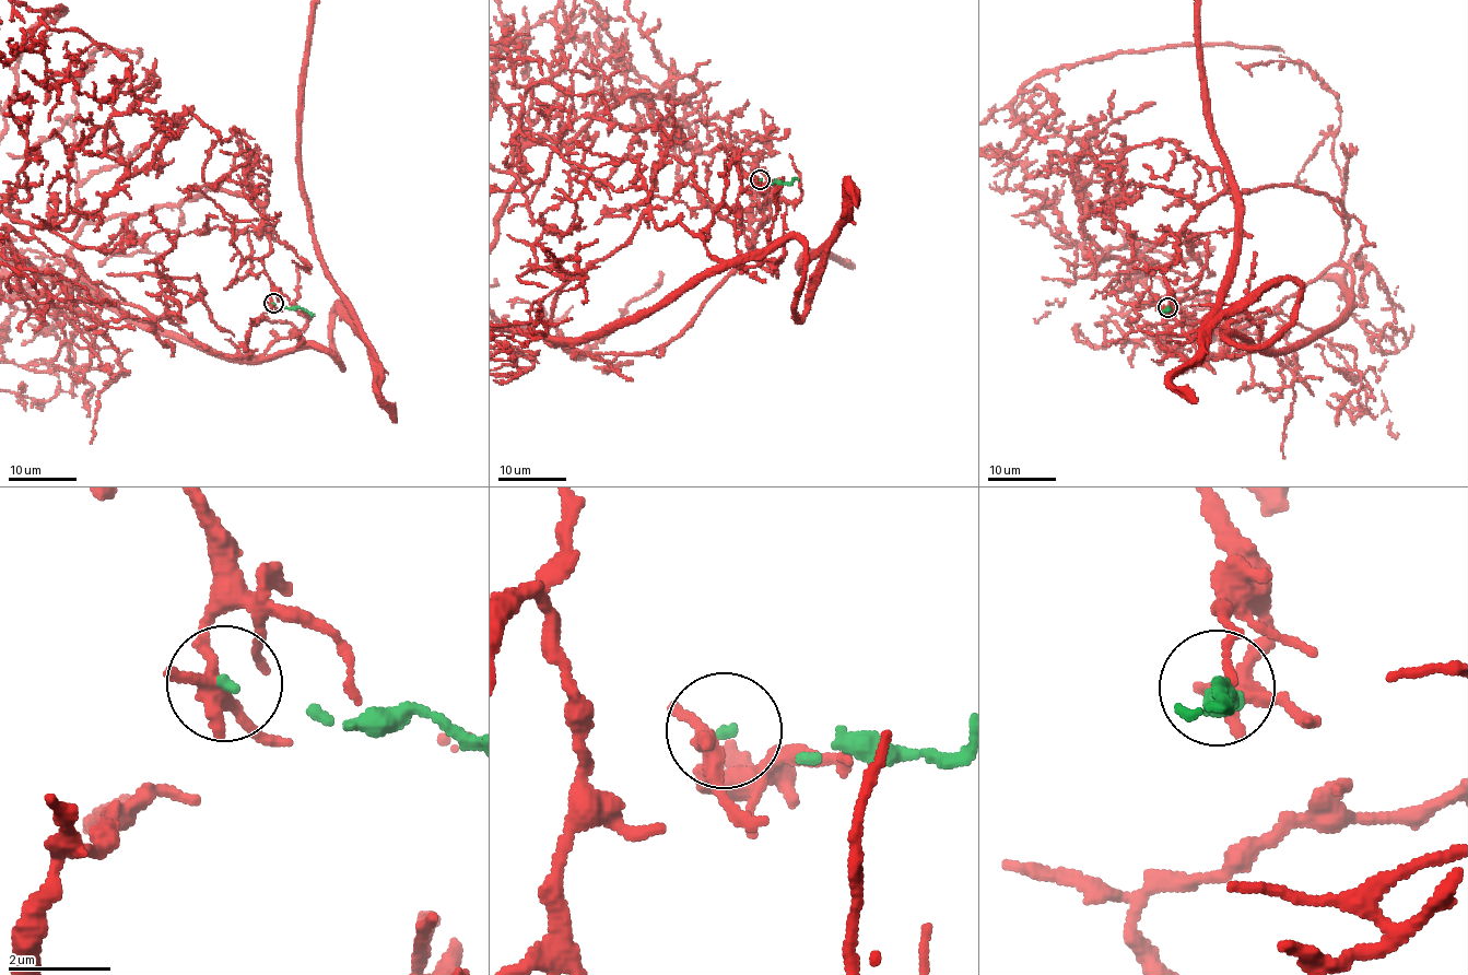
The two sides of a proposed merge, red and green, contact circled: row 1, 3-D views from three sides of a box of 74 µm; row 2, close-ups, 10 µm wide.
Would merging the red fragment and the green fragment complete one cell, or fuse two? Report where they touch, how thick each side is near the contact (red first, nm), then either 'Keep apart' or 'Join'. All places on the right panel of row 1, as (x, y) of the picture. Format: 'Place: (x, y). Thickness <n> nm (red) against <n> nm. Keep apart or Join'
Place: (1167, 307). Thickness 360 nm (red) against 150 nm. Keep apart

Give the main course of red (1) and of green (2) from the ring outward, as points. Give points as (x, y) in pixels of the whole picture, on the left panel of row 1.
1: (272, 303), (251, 195), (70, 257), (157, 328), (342, 367), (300, 105)
2: (273, 303), (306, 309), (314, 316)

